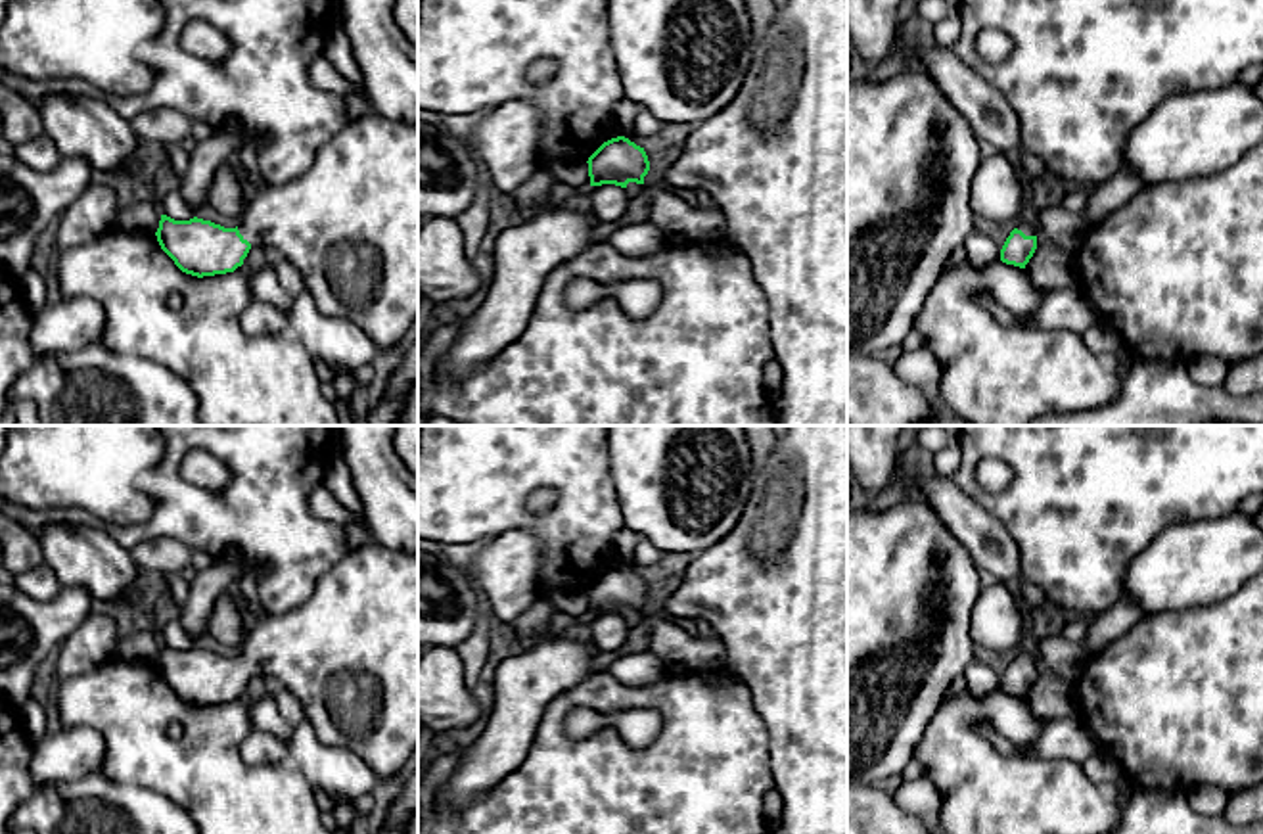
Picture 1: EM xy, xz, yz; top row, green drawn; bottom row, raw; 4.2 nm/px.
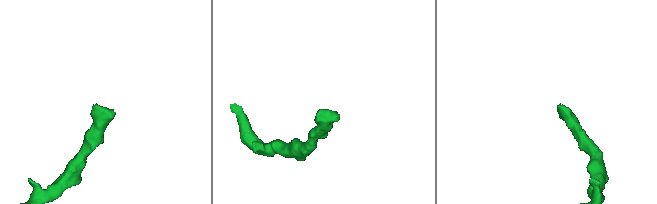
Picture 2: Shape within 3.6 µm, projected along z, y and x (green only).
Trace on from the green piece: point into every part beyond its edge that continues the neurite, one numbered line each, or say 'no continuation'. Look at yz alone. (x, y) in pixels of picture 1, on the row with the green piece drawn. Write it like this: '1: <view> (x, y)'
1: yz (1028, 227)

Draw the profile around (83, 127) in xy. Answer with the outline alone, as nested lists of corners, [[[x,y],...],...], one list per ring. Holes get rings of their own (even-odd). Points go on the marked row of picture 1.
[[[52,94],[38,105],[42,130],[63,157],[84,159],[94,171],[126,171],[138,146],[130,121],[119,117],[105,100]]]

